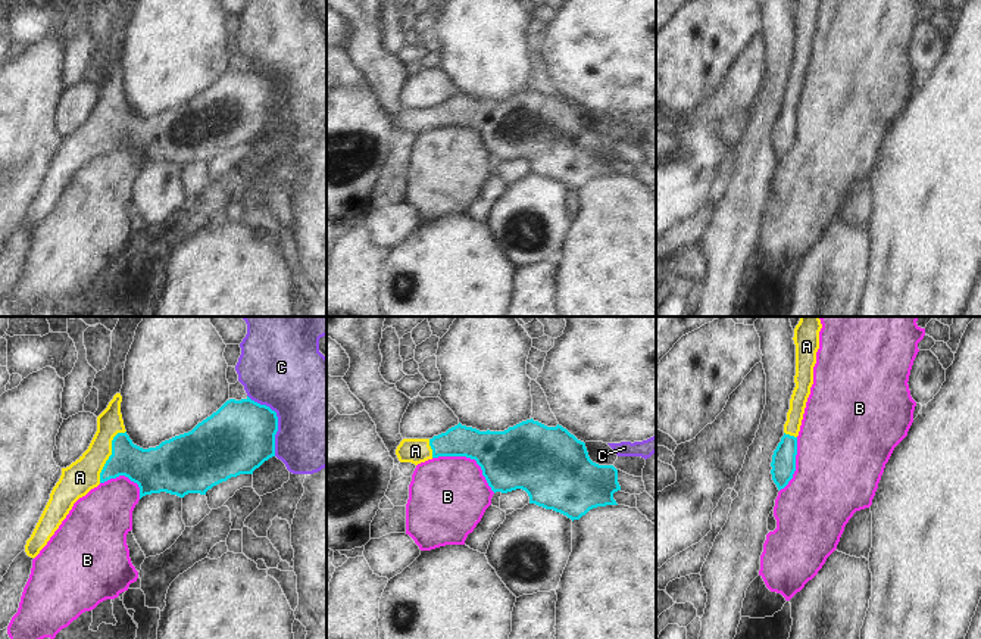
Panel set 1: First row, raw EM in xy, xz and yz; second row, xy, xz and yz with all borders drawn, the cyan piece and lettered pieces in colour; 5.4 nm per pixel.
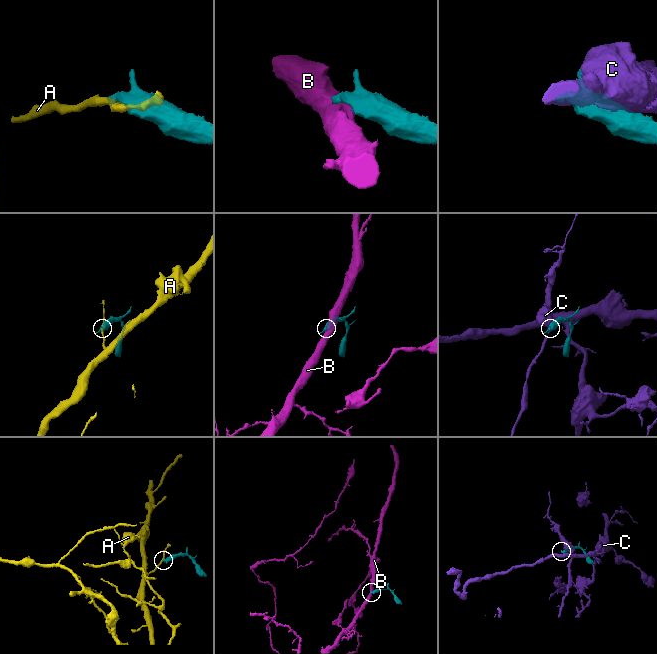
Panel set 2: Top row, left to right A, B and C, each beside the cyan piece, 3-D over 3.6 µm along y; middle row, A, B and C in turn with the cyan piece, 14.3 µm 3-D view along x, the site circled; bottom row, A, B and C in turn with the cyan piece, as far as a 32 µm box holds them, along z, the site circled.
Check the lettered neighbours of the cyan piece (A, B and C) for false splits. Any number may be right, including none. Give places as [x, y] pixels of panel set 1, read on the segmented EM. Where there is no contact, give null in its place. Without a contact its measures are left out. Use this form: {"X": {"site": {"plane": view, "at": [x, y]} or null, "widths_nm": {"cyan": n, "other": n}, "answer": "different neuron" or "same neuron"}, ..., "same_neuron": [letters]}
{"A": {"site": {"plane": "xy", "at": [112, 454]}, "widths_nm": {"cyan": 240, "other": 180}, "answer": "same neuron"}, "B": {"site": {"plane": "xz", "at": [469, 457]}, "widths_nm": {"cyan": 320, "other": 440}, "answer": "different neuron"}, "C": {"site": {"plane": "xy", "at": [277, 420]}, "widths_nm": {"cyan": 380, "other": 500}, "answer": "different neuron"}, "same_neuron": ["A"]}

